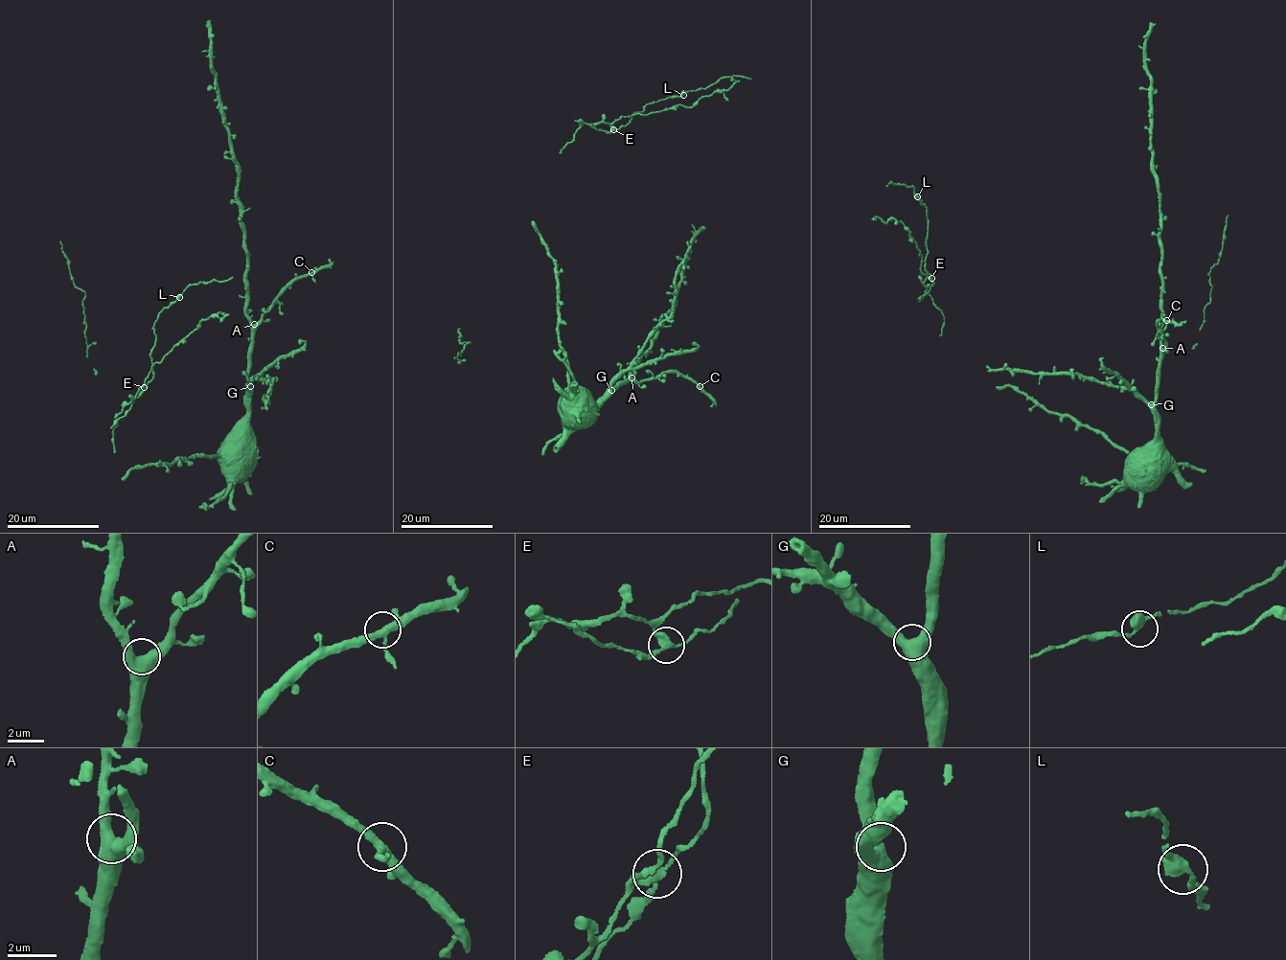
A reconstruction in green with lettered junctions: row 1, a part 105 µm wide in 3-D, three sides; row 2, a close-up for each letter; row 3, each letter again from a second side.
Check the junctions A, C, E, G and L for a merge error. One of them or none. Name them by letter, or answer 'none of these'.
E

